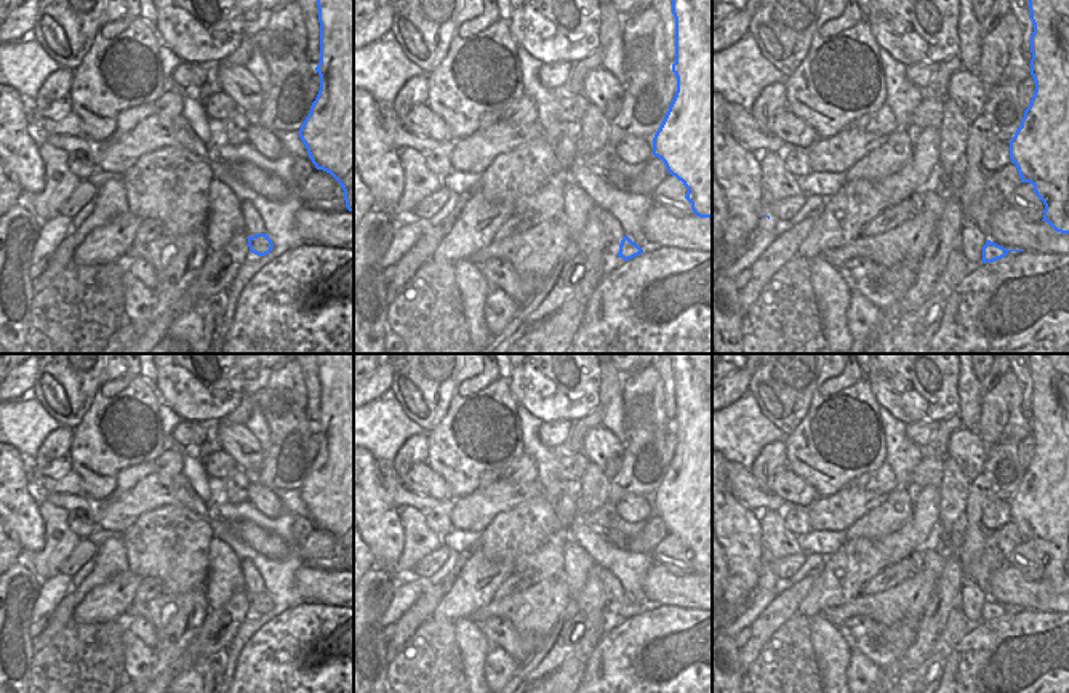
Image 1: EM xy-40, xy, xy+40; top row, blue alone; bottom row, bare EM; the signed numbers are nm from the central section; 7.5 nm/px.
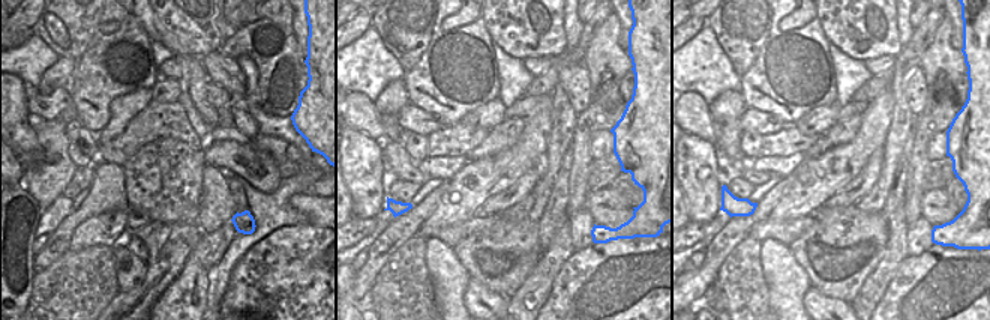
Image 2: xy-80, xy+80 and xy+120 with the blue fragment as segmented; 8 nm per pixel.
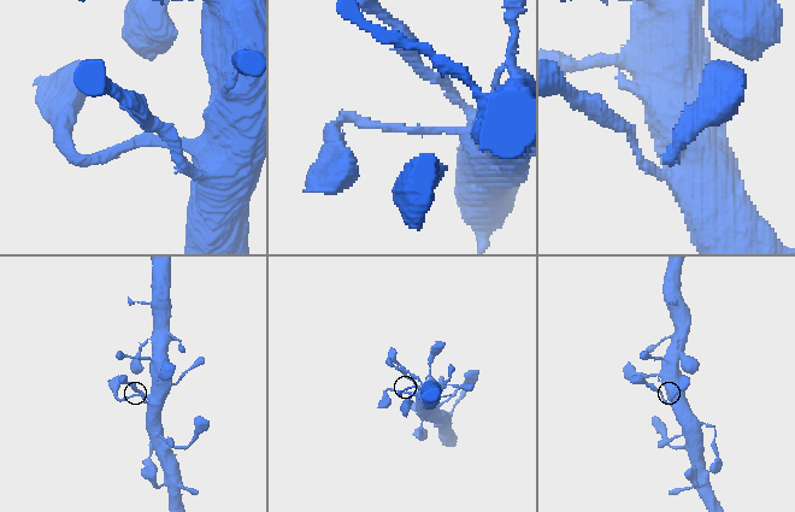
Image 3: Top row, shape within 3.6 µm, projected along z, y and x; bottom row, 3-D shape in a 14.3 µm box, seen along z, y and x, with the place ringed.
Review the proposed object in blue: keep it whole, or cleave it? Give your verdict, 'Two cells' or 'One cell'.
One cell

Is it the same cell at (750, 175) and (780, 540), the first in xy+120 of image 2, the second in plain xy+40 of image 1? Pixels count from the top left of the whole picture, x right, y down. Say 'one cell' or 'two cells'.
one cell

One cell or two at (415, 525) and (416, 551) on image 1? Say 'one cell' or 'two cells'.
one cell

